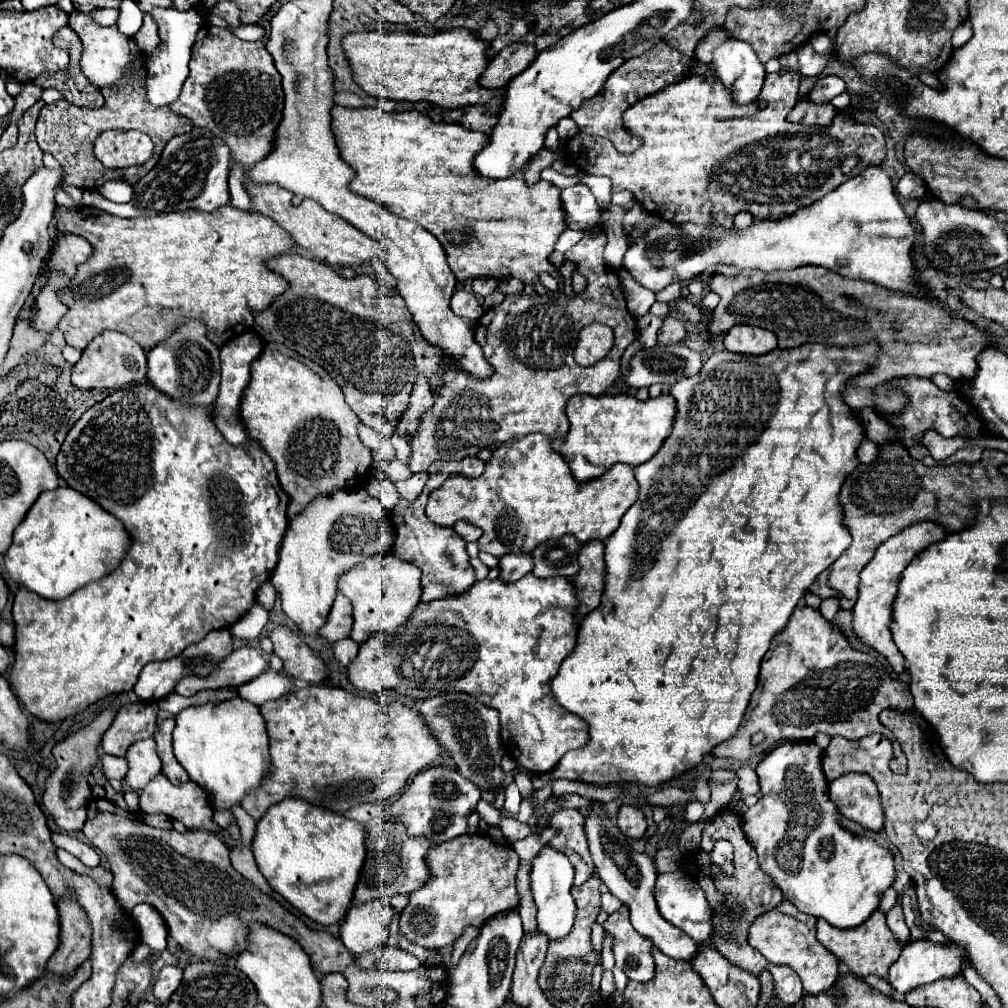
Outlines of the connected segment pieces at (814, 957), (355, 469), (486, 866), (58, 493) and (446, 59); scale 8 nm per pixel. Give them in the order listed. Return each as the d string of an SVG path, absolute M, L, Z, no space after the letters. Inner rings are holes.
M780 902L774 910L758 916L750 926L750 944L762 952L772 964L786 964L794 968L802 980L804 994L818 994L834 988L834 980L840 976L840 960L826 950L816 938L816 918L800 914L790 902Z
M268 344L262 354L252 362L252 380L248 384L248 388L244 390L244 396L242 396L242 404L240 404L240 412L242 412L242 418L246 422L246 428L248 428L248 434L258 440L262 444L262 448L268 452L268 456L276 462L276 470L278 470L278 480L282 484L282 488L286 490L286 494L290 496L290 504L288 504L288 516L294 518L296 514L300 514L316 496L330 496L338 490L358 490L366 484L370 472L372 472L372 454L370 450L360 442L360 436L358 436L358 416L352 412L352 408L346 404L344 396L342 396L342 390L338 388L338 384L324 372L322 376L314 374L308 366L304 366L300 360L296 358L290 358L290 356L284 356L280 350L276 350L272 344Z
M462 834L454 840L430 848L426 854L426 864L430 876L422 888L410 894L408 906L402 910L400 916L400 934L406 936L412 944L420 944L430 950L442 950L444 946L456 944L468 926L480 928L490 916L516 910L520 904L520 896L516 890L520 858L510 844L496 844L486 834Z
M60 486L52 492L42 492L34 502L34 506L28 510L26 518L18 524L18 528L14 530L12 544L4 554L4 566L8 570L8 576L18 586L28 588L48 600L62 600L70 596L74 590L86 586L88 582L98 580L108 572L112 572L120 564L128 546L130 536L116 516L108 514L100 504L76 492L74 488Z
M456 28L450 32L438 32L432 36L426 34L406 34L406 32L360 32L360 34L346 34L342 38L344 52L350 60L350 68L354 72L354 80L362 86L364 92L386 98L386 100L408 100L408 102L432 102L442 108L464 108L474 104L484 104L494 112L496 116L502 112L504 104L504 92L500 90L486 90L480 86L478 78L486 70L490 62L490 42L482 40L476 32L468 28Z

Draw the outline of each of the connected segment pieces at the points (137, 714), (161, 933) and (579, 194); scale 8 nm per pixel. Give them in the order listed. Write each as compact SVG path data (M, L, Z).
M134 702L122 706L116 714L114 724L102 738L104 752L114 756L126 756L126 750L134 740L152 736L156 730L156 712L158 704L152 702Z
M138 904L132 910L132 920L138 928L138 938L146 942L154 952L162 952L166 948L168 930L158 910L150 908L150 904Z
M576 184L574 188L562 190L562 206L568 218L568 228L590 230L600 220L598 204L588 186Z

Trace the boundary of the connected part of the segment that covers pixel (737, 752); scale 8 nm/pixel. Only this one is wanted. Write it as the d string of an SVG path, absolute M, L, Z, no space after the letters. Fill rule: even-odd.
M796 608L786 628L774 636L768 654L762 659L757 688L748 708L748 716L740 724L736 736L712 750L716 756L750 760L768 754L778 742L806 742L818 732L848 740L880 732L898 752L898 760L892 760L890 768L896 774L904 774L908 768L906 754L892 736L892 730L880 724L878 716L884 708L912 710L910 686L892 678L870 654L852 648L842 628L826 620L818 608ZM758 730L766 734L766 740L754 746L752 734Z

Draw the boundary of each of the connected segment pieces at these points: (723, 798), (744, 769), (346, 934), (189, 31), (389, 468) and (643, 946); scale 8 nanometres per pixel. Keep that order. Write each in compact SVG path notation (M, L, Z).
M718 770L718 774L714 772L710 778L710 790L712 790L712 798L706 804L706 814L704 818L712 816L712 808L724 808L726 804L730 804L734 792L736 792L736 784L738 784L738 776L732 770Z
M740 766L740 790L744 794L758 794L760 792L758 776L752 766Z
M386 900L350 906L346 918L340 922L340 938L354 956L372 952L388 940L390 920L392 908Z
M154 6L152 8L152 18L158 24L158 36L160 44L158 48L148 56L148 80L146 80L146 90L148 90L148 100L154 106L166 106L172 104L182 88L182 82L188 76L188 62L190 62L190 52L196 40L196 32L203 25L203 18L194 7L186 12L164 8L164 6Z
M396 458L392 460L392 462L388 462L388 464L378 464L378 468L392 480L392 482L398 482L398 480L406 480L406 478L410 478L412 476L412 472L410 472L410 468L406 466L406 464L402 464L402 462L398 462Z
M622 906L618 912L610 914L604 928L614 936L614 958L616 968L622 968L626 976L634 982L648 982L654 978L652 960L652 940L638 934L630 920L628 908Z

